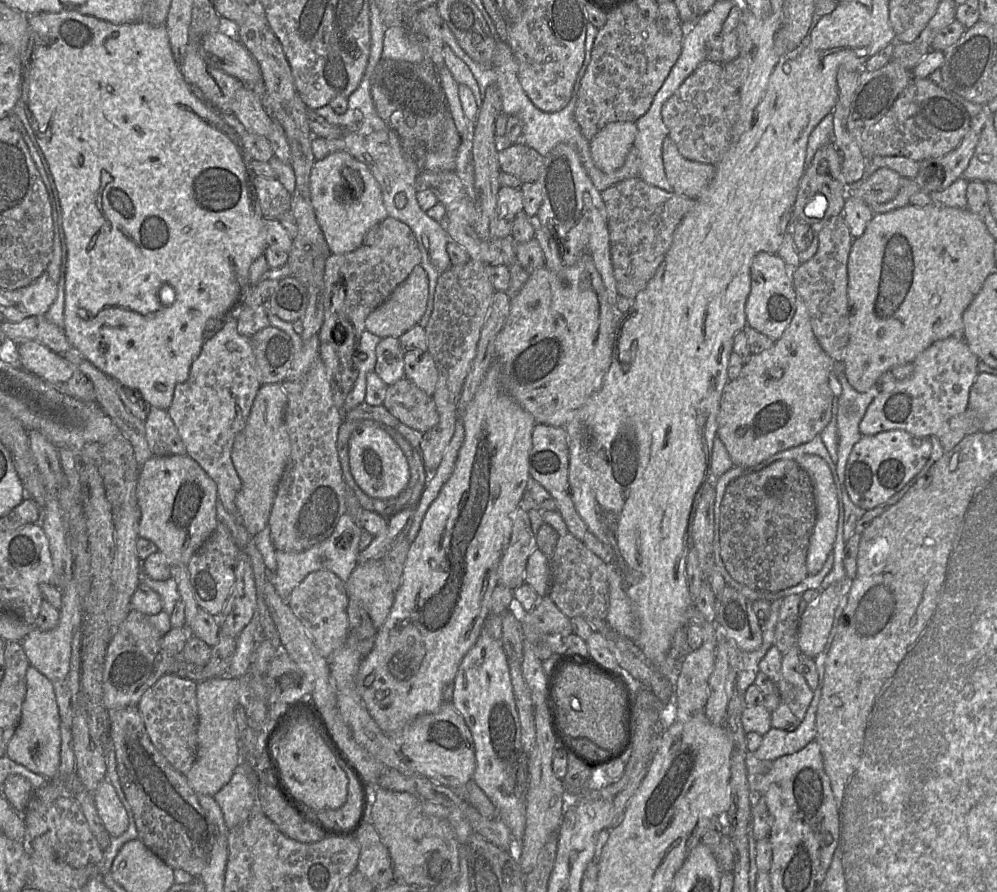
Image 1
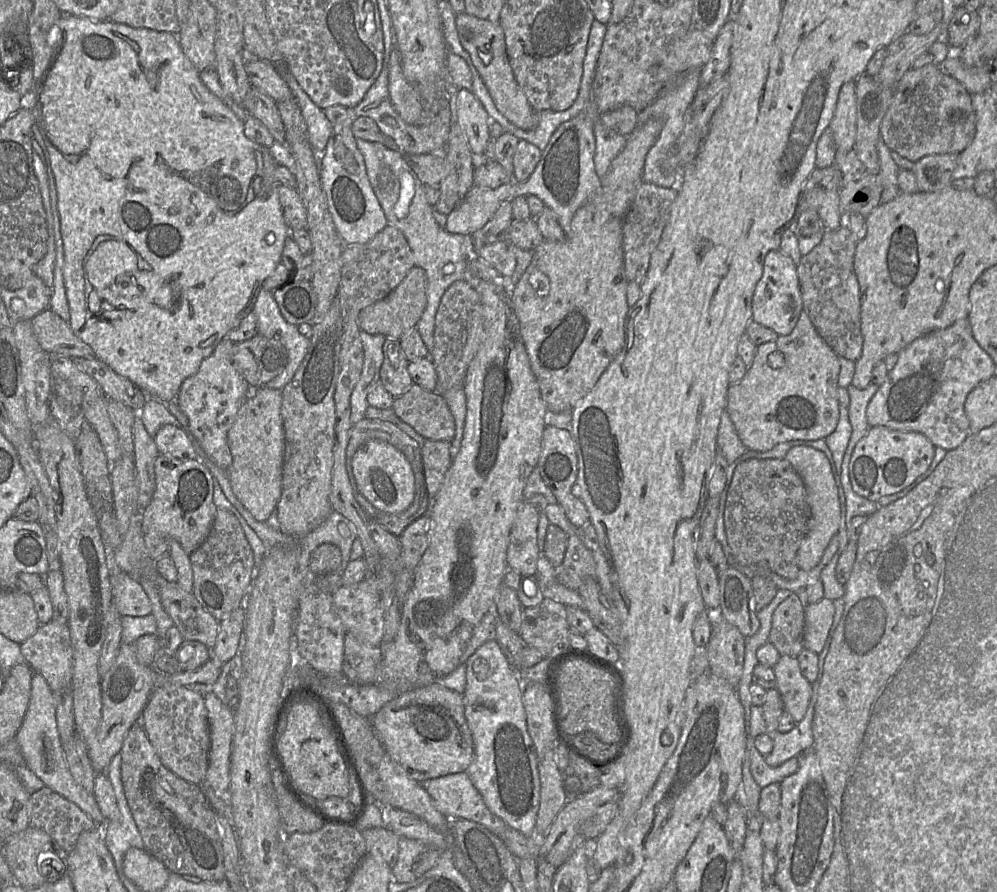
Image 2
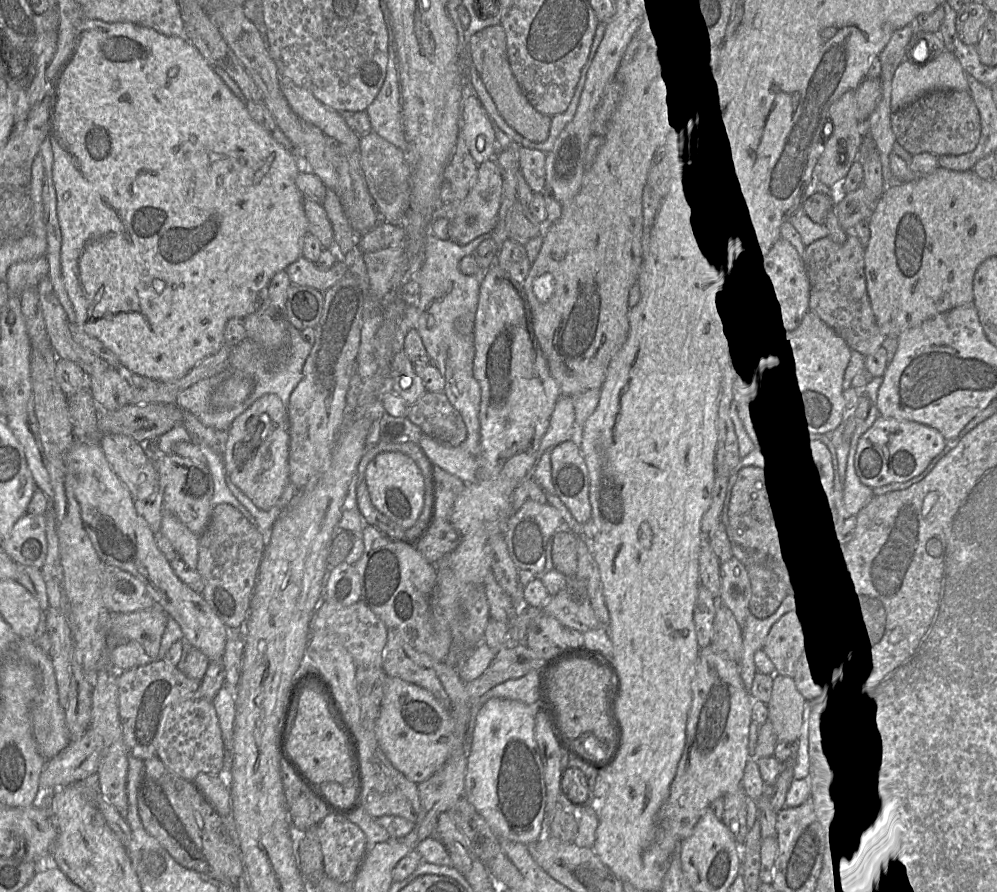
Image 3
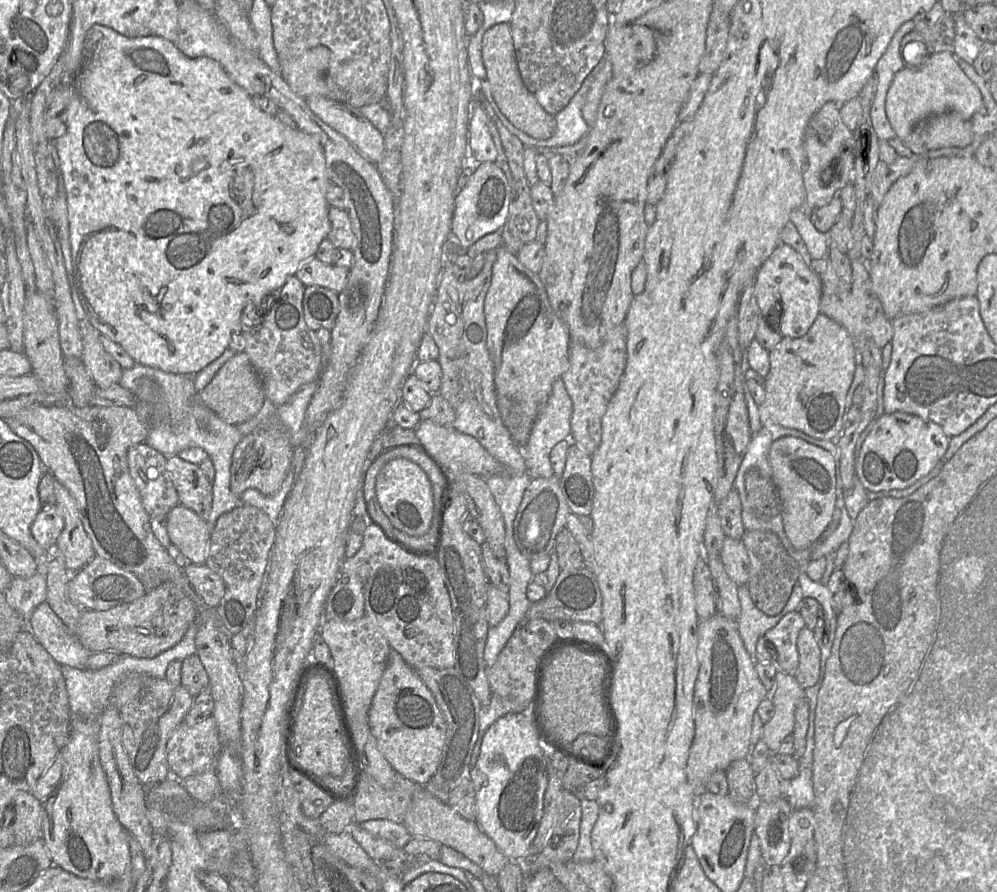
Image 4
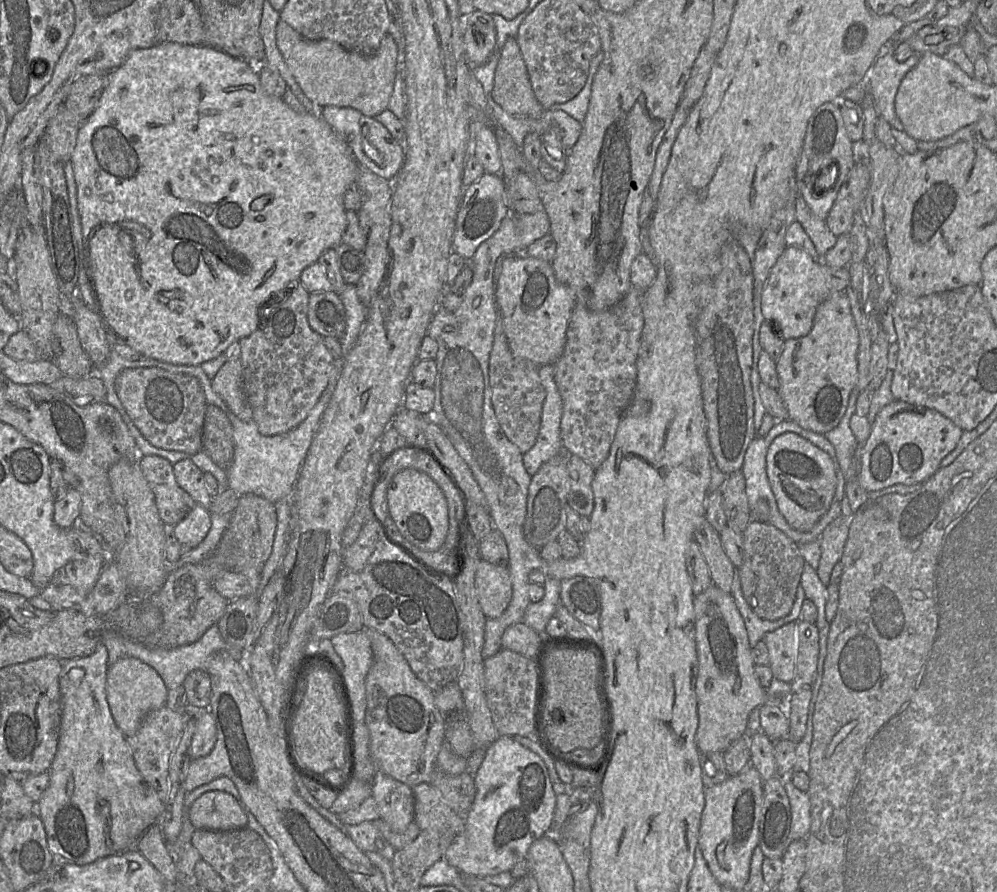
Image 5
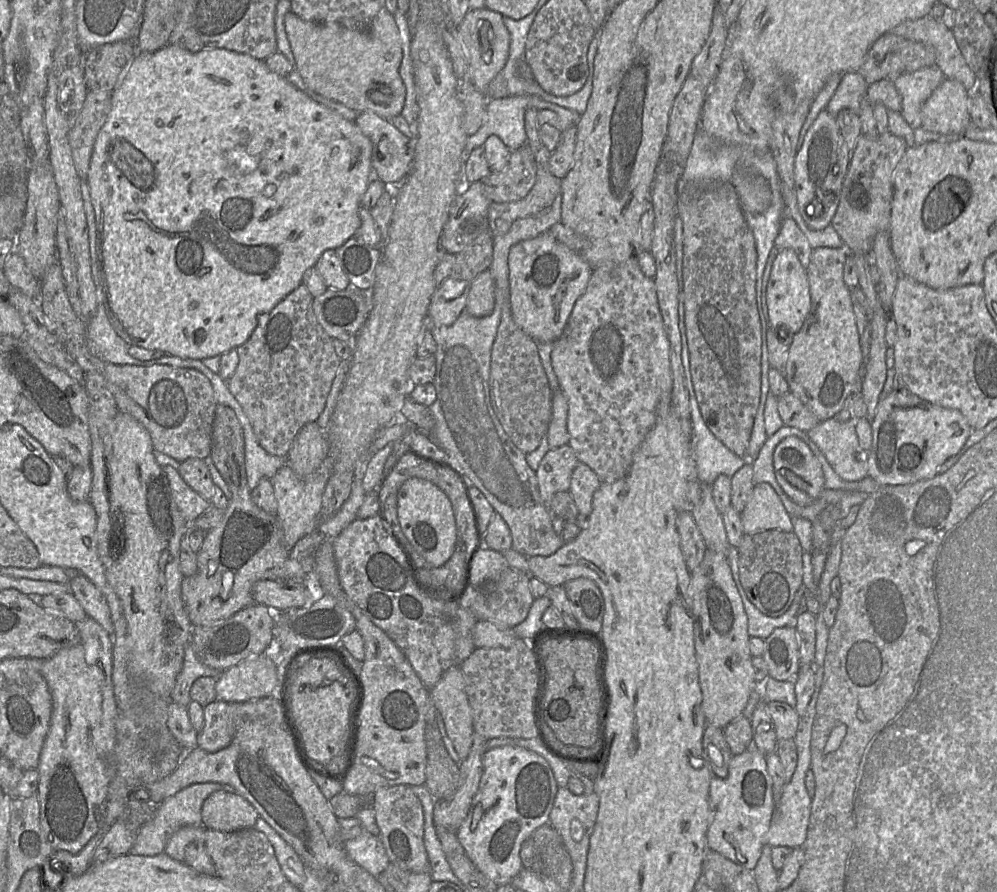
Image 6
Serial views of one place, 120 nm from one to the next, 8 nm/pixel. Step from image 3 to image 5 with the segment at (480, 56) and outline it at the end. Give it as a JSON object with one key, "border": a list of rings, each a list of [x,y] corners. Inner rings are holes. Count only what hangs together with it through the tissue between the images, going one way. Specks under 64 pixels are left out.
{"border":[[[515,37],[508,38],[499,51],[491,97],[514,117],[536,119],[543,113]]]}

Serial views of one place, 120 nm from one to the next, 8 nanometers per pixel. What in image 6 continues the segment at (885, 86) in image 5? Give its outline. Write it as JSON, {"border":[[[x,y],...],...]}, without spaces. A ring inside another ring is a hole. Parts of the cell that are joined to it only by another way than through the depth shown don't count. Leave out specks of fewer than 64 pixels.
{"border":[[[932,65],[914,72],[904,72],[893,81],[902,99],[900,113],[913,130],[921,126],[924,102],[944,79],[941,69]]]}

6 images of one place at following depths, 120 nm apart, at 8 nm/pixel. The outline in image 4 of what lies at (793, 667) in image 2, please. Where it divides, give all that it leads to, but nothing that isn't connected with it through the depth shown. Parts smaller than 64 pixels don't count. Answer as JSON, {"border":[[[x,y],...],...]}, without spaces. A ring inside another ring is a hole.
{"border":[[[777,671],[774,689],[768,694],[773,704],[773,716],[764,725],[762,740],[771,752],[777,752],[782,741],[792,736],[795,723],[795,710],[807,696],[794,676]]]}

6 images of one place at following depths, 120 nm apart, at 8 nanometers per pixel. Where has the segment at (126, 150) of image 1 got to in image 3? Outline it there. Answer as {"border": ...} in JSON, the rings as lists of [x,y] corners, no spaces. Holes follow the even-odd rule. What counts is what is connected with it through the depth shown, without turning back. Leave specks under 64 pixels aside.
{"border":[[[82,18],[82,19],[81,19],[81,21],[80,21],[80,24],[79,24],[79,26],[78,26],[78,28],[77,28],[77,31],[76,31],[76,36],[75,36],[75,40],[74,40],[74,44],[73,44],[73,48],[72,48],[72,51],[71,51],[71,54],[70,54],[70,57],[69,57],[69,59],[68,59],[68,60],[67,60],[67,62],[66,62],[66,63],[65,63],[65,65],[64,65],[64,66],[63,66],[63,67],[62,67],[62,69],[61,69],[61,70],[60,70],[60,72],[59,72],[59,75],[58,75],[58,76],[57,76],[57,78],[56,78],[56,80],[55,80],[55,81],[53,81],[53,83],[52,83],[52,84],[51,84],[51,86],[50,86],[50,90],[49,90],[49,93],[48,93],[48,94],[46,94],[46,95],[45,95],[45,96],[51,96],[51,110],[50,110],[50,132],[49,132],[49,139],[50,139],[50,143],[51,143],[51,146],[52,146],[52,150],[53,150],[53,156],[54,156],[54,164],[53,164],[53,180],[54,180],[54,184],[55,184],[55,189],[56,189],[56,196],[57,196],[57,215],[58,215],[58,221],[59,221],[59,225],[60,225],[60,229],[61,229],[61,234],[62,234],[62,245],[61,245],[61,273],[62,273],[62,279],[63,279],[63,284],[64,284],[64,287],[65,287],[65,290],[66,290],[66,293],[67,293],[67,295],[68,295],[68,298],[69,298],[69,300],[70,300],[70,302],[71,302],[71,304],[72,304],[72,306],[73,306],[73,310],[74,310],[74,312],[75,312],[75,317],[76,317],[76,324],[77,324],[77,325],[79,325],[79,326],[81,326],[81,327],[82,327],[82,328],[83,328],[83,331],[84,331],[84,332],[85,332],[85,333],[86,333],[86,334],[88,334],[88,335],[90,335],[90,336],[92,336],[92,337],[95,337],[95,338],[97,338],[97,339],[98,339],[98,340],[100,340],[100,341],[101,341],[101,342],[102,342],[102,343],[103,343],[103,344],[104,344],[104,345],[105,345],[105,346],[106,346],[106,347],[108,347],[108,348],[109,348],[109,349],[110,349],[110,350],[111,350],[111,351],[112,351],[112,352],[113,352],[113,353],[114,353],[114,354],[115,354],[115,355],[116,355],[116,356],[117,356],[117,357],[118,357],[118,359],[119,359],[119,361],[120,361],[120,362],[121,362],[121,364],[122,364],[122,366],[123,366],[123,367],[124,367],[124,368],[125,368],[125,369],[126,369],[126,370],[127,370],[127,371],[128,371],[128,372],[130,372],[130,373],[133,373],[133,374],[136,374],[136,375],[139,375],[139,376],[142,376],[142,377],[145,377],[145,378],[149,378],[149,379],[151,379],[151,380],[156,380],[156,381],[161,381],[161,382],[172,382],[172,381],[176,381],[176,380],[179,380],[179,379],[181,379],[181,378],[183,378],[183,377],[184,377],[184,376],[186,376],[186,375],[187,375],[187,374],[188,374],[188,373],[189,373],[189,372],[190,372],[190,371],[191,371],[191,370],[192,370],[192,369],[193,369],[193,368],[194,368],[194,367],[195,367],[195,366],[196,366],[196,365],[197,365],[197,364],[198,364],[198,363],[200,363],[200,362],[201,362],[201,361],[203,361],[203,360],[204,360],[204,359],[205,359],[205,358],[207,358],[207,357],[210,357],[210,356],[213,356],[213,355],[215,355],[215,354],[217,354],[217,353],[218,353],[218,352],[219,352],[219,351],[220,351],[220,350],[221,350],[221,349],[222,349],[222,348],[223,348],[223,346],[224,346],[224,345],[225,345],[225,344],[226,344],[226,340],[225,340],[225,331],[226,331],[226,325],[227,325],[227,323],[228,323],[228,322],[229,322],[229,321],[230,321],[230,320],[231,320],[231,319],[235,319],[235,318],[238,318],[238,319],[245,319],[245,318],[246,318],[246,317],[247,317],[247,316],[248,316],[248,315],[250,315],[250,314],[251,314],[251,313],[252,313],[252,312],[254,312],[254,311],[255,311],[255,310],[256,310],[256,302],[257,302],[257,300],[259,300],[259,294],[260,294],[260,292],[261,292],[261,291],[262,291],[262,290],[263,290],[263,289],[264,289],[264,288],[267,288],[267,286],[268,286],[268,284],[269,284],[269,283],[270,283],[270,281],[271,281],[271,279],[272,279],[272,278],[273,278],[273,276],[274,276],[274,275],[275,275],[275,274],[276,274],[276,273],[278,273],[278,272],[280,272],[280,271],[282,271],[282,270],[286,270],[286,269],[287,269],[287,267],[288,267],[288,266],[289,266],[289,265],[290,265],[290,264],[291,264],[291,263],[293,263],[293,262],[294,262],[294,261],[296,261],[296,260],[297,260],[297,259],[298,259],[298,258],[299,258],[299,257],[300,257],[300,256],[301,256],[301,255],[302,255],[302,242],[303,242],[303,237],[304,237],[304,236],[305,236],[305,235],[306,235],[306,234],[307,234],[307,233],[308,233],[308,219],[307,219],[307,217],[306,217],[306,214],[305,214],[305,211],[304,211],[304,205],[303,205],[303,202],[304,202],[304,196],[303,196],[303,194],[302,194],[302,193],[301,193],[301,192],[300,192],[300,190],[299,190],[299,189],[298,189],[298,187],[297,187],[297,185],[296,185],[296,178],[297,178],[297,176],[298,176],[298,174],[299,174],[299,173],[300,173],[300,170],[299,170],[299,168],[298,168],[298,161],[297,161],[297,159],[296,159],[296,157],[295,157],[295,155],[294,155],[294,154],[293,154],[293,153],[292,153],[292,152],[291,152],[291,151],[289,151],[289,150],[286,150],[286,149],[285,149],[285,148],[284,148],[284,147],[283,147],[283,146],[282,146],[282,145],[281,145],[281,144],[280,144],[280,143],[278,143],[278,142],[277,142],[277,141],[276,141],[276,140],[275,140],[275,139],[274,139],[274,138],[273,138],[273,135],[272,135],[272,133],[270,133],[270,132],[268,132],[268,131],[267,131],[267,130],[265,130],[265,129],[264,129],[264,128],[262,128],[262,127],[261,127],[261,126],[260,126],[260,125],[258,125],[258,124],[257,124],[257,123],[256,123],[256,122],[255,122],[255,121],[254,121],[254,120],[253,120],[253,119],[252,119],[252,118],[251,118],[251,116],[250,116],[250,115],[249,115],[249,113],[248,113],[248,111],[247,111],[247,107],[246,107],[246,104],[245,104],[245,102],[243,102],[243,101],[241,101],[241,100],[240,100],[240,99],[239,99],[239,98],[237,98],[237,97],[236,97],[236,96],[235,96],[235,95],[234,95],[234,94],[233,94],[233,92],[232,92],[232,91],[231,91],[231,90],[230,90],[230,89],[229,89],[229,88],[228,88],[228,86],[227,86],[227,85],[226,85],[226,84],[225,84],[225,83],[224,83],[224,82],[223,82],[223,80],[222,80],[222,79],[221,79],[221,78],[220,78],[220,77],[219,77],[219,76],[218,76],[218,75],[217,75],[217,73],[216,73],[216,72],[215,72],[215,70],[214,70],[214,67],[213,67],[213,66],[211,66],[211,65],[210,65],[210,64],[209,64],[209,63],[208,63],[208,62],[207,62],[207,61],[206,61],[206,60],[205,60],[205,59],[204,59],[204,58],[203,58],[203,56],[202,56],[202,55],[201,55],[201,54],[200,54],[200,52],[199,52],[199,51],[198,51],[198,50],[197,50],[197,48],[196,48],[196,47],[195,47],[195,46],[194,46],[194,45],[193,45],[193,44],[192,44],[192,43],[190,43],[190,42],[188,42],[188,41],[187,41],[187,40],[186,40],[186,39],[185,39],[185,38],[184,38],[184,37],[176,37],[176,36],[166,36],[166,35],[163,35],[163,34],[161,34],[161,33],[159,33],[159,32],[157,32],[157,31],[155,31],[155,30],[154,30],[154,29],[152,29],[152,28],[148,28],[148,27],[143,27],[143,26],[139,26],[139,25],[136,25],[136,24],[132,24],[132,23],[129,23],[129,22],[115,22],[115,23],[107,23],[107,22],[103,22],[103,21],[101,21],[101,20],[91,20],[91,19],[85,19],[85,18]]]}

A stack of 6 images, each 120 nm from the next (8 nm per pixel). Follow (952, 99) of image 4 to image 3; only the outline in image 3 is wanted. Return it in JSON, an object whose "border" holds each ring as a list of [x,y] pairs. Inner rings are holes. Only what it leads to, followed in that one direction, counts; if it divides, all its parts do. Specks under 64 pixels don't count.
{"border":[[[944,50],[925,64],[911,60],[903,60],[895,71],[891,90],[891,111],[897,112],[912,103],[922,95],[940,89],[968,91],[966,72],[957,57],[950,51]]]}

